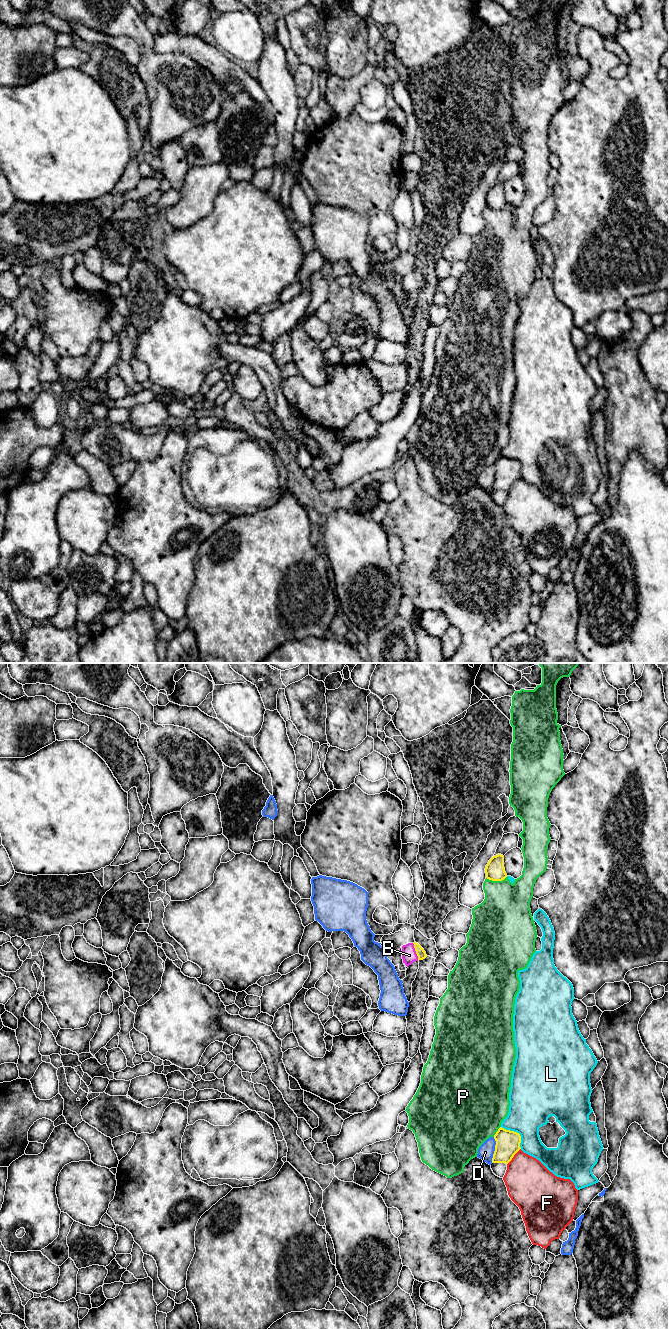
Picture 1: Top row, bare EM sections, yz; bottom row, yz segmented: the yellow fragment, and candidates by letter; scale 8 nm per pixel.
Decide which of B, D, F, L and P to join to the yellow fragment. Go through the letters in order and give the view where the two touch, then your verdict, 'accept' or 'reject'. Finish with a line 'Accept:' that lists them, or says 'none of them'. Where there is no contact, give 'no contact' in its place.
B: contact in yz; accept
D: contact in yz; reject
F: contact in yz; reject
L: contact in yz; reject
P: contact in yz; reject
Accept: B

